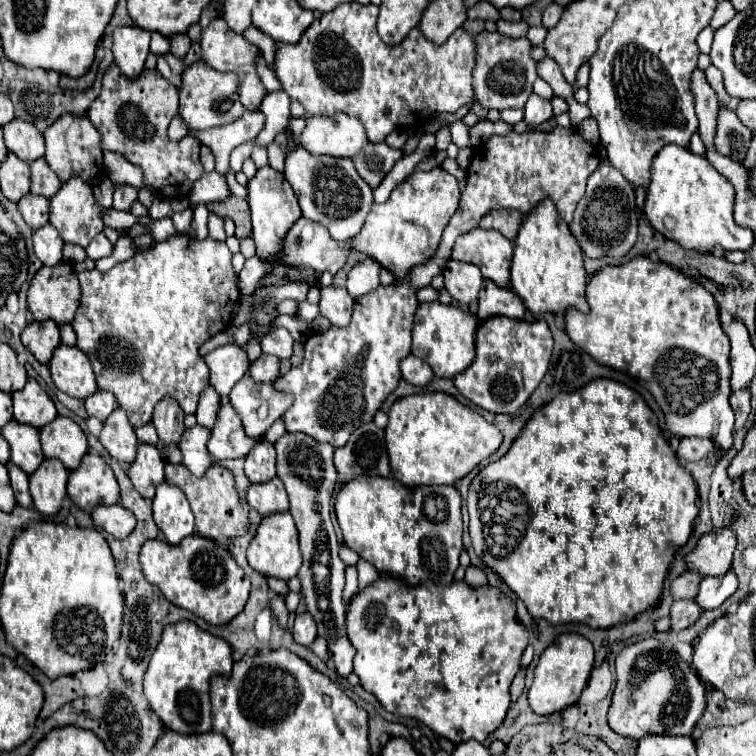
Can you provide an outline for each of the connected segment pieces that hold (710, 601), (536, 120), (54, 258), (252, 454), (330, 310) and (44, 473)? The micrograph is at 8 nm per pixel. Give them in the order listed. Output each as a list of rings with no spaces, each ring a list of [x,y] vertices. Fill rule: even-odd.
[[[730,570],[728,574],[720,576],[720,578],[702,580],[694,602],[698,604],[698,608],[702,612],[714,610],[714,608],[720,608],[736,592],[736,588],[738,588],[738,580],[736,580],[734,572]]]
[[[532,94],[526,102],[526,108],[524,108],[524,122],[528,126],[540,126],[542,122],[546,122],[548,118],[552,118],[552,106],[550,106],[550,100],[544,100],[536,94]]]
[[[50,224],[34,230],[32,242],[34,242],[34,254],[40,258],[44,266],[54,266],[62,260],[64,240],[56,232],[56,228],[52,228]]]
[[[260,440],[246,456],[246,476],[252,484],[268,482],[276,476],[276,452],[274,444]]]
[[[320,286],[320,314],[334,326],[346,326],[352,316],[352,296],[346,288]]]
[[[56,458],[44,460],[36,472],[30,474],[30,494],[34,508],[40,514],[52,516],[60,510],[66,496],[68,470]]]

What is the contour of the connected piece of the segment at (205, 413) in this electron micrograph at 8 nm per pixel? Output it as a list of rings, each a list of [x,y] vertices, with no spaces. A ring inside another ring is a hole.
[[[209,385],[203,390],[202,396],[200,396],[200,404],[198,404],[198,412],[196,412],[198,424],[200,426],[206,426],[206,428],[212,428],[214,426],[214,420],[216,420],[218,408],[220,408],[220,396]]]

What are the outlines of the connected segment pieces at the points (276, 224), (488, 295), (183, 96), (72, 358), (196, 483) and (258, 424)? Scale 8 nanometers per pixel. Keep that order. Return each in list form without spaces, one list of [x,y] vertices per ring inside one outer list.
[[[264,166],[248,182],[248,206],[252,212],[252,228],[254,228],[252,238],[256,242],[256,254],[264,256],[264,260],[270,260],[276,254],[280,254],[278,244],[284,240],[288,226],[292,226],[296,218],[302,216],[296,194],[292,192],[292,186],[288,184],[288,180],[284,180],[282,172],[276,172],[274,168]]]
[[[484,280],[480,298],[478,298],[478,318],[486,320],[490,316],[508,316],[522,320],[526,314],[524,300],[516,296],[510,288],[500,288],[492,280]]]
[[[198,60],[192,66],[188,66],[182,72],[182,86],[180,86],[180,116],[184,124],[192,130],[208,130],[234,122],[244,114],[238,88],[240,88],[240,76],[236,76],[236,72],[216,72],[204,60]]]
[[[60,344],[54,350],[48,368],[52,372],[52,380],[56,388],[72,398],[84,400],[86,396],[98,390],[90,360],[76,346]]]
[[[166,464],[166,482],[178,486],[186,494],[190,508],[194,512],[196,528],[198,528],[200,536],[226,544],[230,538],[242,536],[244,530],[248,528],[248,520],[240,506],[240,498],[234,488],[232,474],[226,468],[222,468],[220,464],[212,464],[202,478],[188,472],[188,468],[184,468],[184,464]]]
[[[246,374],[230,392],[230,404],[238,412],[244,432],[252,440],[260,440],[266,430],[292,404],[292,396],[284,396],[272,384],[256,384]]]

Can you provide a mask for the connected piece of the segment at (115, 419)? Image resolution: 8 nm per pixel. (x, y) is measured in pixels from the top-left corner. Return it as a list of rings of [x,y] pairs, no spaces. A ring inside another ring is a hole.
[[[116,408],[112,416],[104,422],[104,428],[100,432],[100,442],[118,462],[130,464],[136,458],[138,438],[122,408]]]

